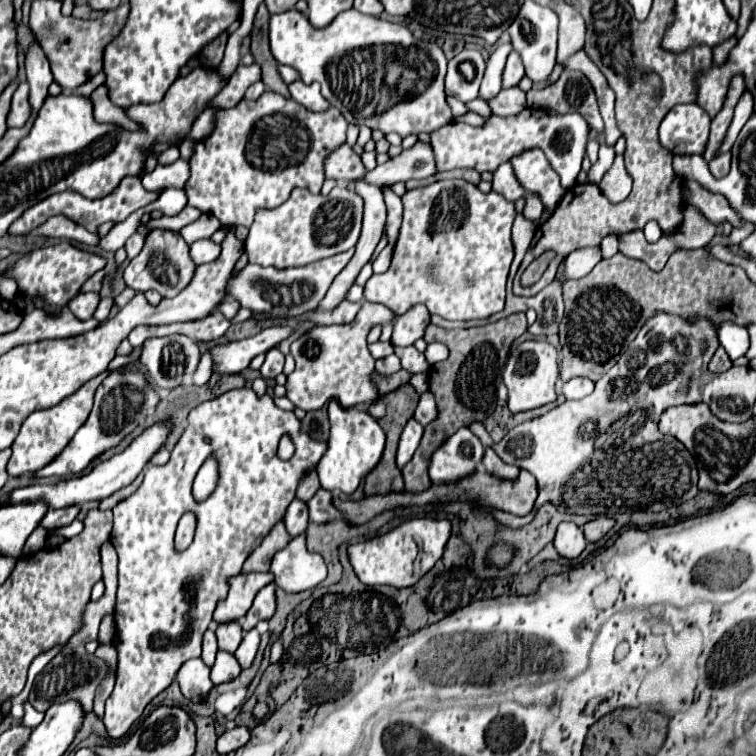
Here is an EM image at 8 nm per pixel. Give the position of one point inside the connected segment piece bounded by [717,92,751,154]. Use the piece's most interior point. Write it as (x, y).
(741, 115)

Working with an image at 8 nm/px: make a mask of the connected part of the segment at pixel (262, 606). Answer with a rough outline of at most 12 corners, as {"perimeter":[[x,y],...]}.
{"perimeter":[[275,584],[263,586],[241,620],[251,630],[275,614]]}

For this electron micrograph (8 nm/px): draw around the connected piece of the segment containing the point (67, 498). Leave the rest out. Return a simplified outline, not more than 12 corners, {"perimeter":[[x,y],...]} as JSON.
{"perimeter":[[153,424],[121,454],[55,486],[31,484],[5,504],[65,508],[131,484],[165,444],[171,424]]}

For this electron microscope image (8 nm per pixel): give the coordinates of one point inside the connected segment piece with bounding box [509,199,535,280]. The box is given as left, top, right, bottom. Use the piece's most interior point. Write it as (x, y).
(523, 229)

